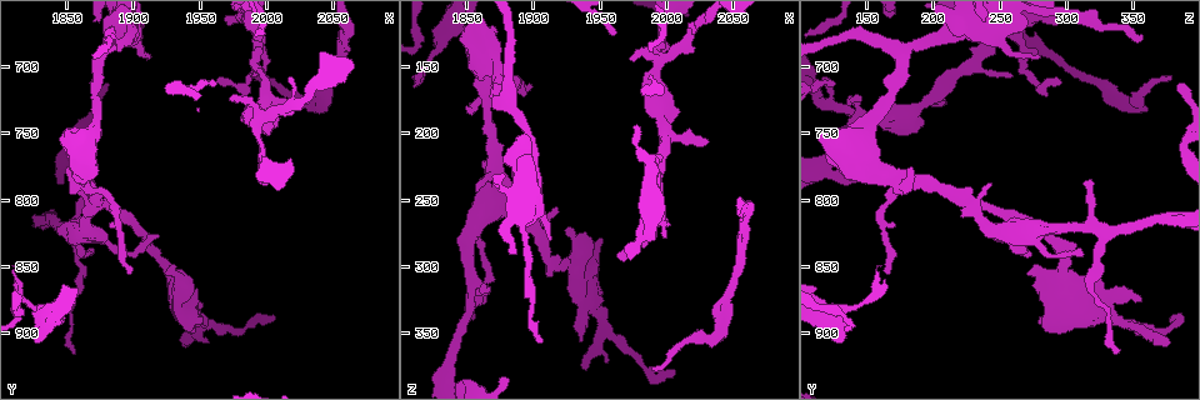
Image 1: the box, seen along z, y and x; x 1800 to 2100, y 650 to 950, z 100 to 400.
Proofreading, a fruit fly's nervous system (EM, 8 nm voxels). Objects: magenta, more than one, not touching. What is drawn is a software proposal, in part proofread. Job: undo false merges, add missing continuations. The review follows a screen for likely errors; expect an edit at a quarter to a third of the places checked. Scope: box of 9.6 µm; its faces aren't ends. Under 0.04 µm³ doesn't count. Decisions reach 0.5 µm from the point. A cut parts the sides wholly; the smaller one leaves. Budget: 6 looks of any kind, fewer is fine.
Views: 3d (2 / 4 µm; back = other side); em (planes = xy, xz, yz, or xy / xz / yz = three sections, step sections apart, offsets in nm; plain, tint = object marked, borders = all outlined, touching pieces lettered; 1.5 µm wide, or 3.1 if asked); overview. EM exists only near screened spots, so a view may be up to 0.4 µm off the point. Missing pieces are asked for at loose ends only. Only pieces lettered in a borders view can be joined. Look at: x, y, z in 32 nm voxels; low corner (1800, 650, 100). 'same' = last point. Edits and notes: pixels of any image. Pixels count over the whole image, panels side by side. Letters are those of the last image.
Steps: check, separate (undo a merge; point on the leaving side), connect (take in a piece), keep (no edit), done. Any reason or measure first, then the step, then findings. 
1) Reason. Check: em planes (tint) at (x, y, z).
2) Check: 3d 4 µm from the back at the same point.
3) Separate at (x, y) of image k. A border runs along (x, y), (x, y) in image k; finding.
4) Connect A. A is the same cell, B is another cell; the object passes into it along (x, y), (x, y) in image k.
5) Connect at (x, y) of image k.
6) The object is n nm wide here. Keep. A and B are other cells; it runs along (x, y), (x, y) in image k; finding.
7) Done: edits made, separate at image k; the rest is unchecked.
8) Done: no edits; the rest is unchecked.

Tapers out. Check: 3d 2 µm at (2006, 890, 380).

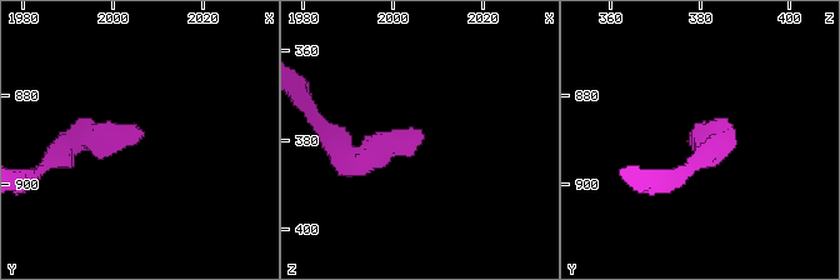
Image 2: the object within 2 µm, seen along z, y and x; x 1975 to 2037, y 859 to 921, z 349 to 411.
Shape alone is not enough. Check: em planes (tint) at (2007, 887, 378).

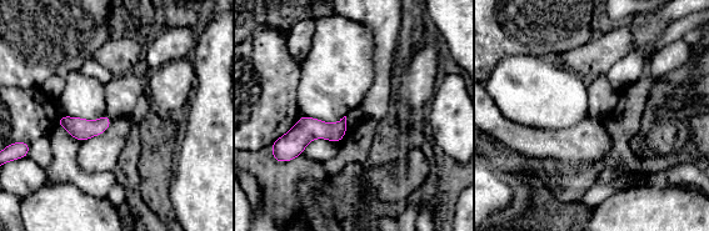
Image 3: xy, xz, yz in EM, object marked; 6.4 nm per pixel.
What lies round it. Check: em planes (borders) at the same point.

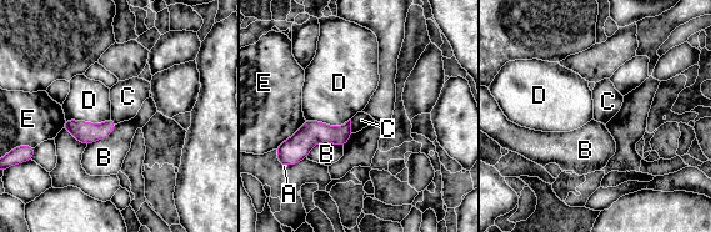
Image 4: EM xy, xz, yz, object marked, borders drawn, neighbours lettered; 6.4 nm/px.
Keep. A, B, C, D and E are other cells; a border runs along (350, 120), (350, 130), (353, 132) in image 4; none of them fits.

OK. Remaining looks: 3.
An open end. Check: 3d 2 µm at (1936, 910, 374).

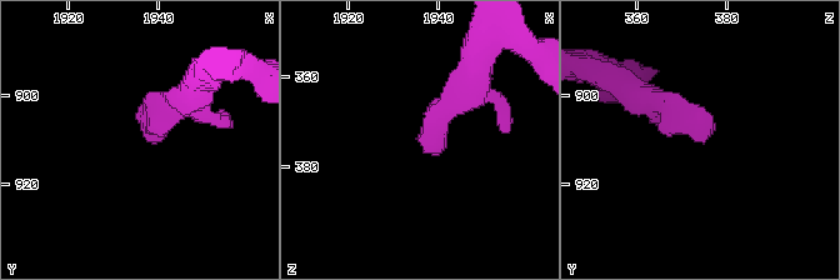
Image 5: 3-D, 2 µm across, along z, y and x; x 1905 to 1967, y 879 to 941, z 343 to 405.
Need the tissue. Check: em xy step 8 (borders) at (1939, 911, 375).

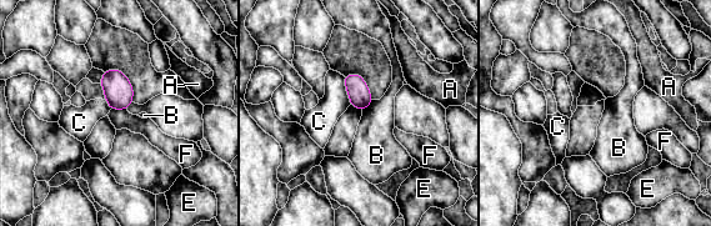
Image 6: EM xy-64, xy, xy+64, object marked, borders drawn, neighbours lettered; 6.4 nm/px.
Keep. A, B, C, E and F are other cells; a border runs along (110, 109), (126, 110) in image 6; no lettered piece goes on from it.

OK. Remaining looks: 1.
Done: no edits; the rest is unchecked.

